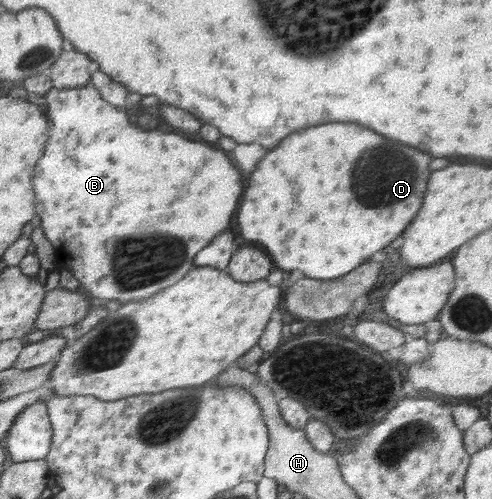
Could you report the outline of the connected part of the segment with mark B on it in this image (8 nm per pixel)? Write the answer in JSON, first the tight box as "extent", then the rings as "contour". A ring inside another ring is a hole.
{"extent":[34,83,244,304],"contour":[[[92,83],[86,87],[64,89],[59,89],[55,86],[44,96],[42,101],[45,104],[47,116],[50,116],[49,120],[52,122],[52,138],[50,138],[46,156],[42,158],[40,166],[36,166],[36,174],[34,174],[34,186],[36,186],[36,192],[38,192],[36,202],[40,206],[38,214],[44,220],[42,228],[44,228],[46,237],[56,249],[61,249],[62,255],[65,255],[64,258],[68,260],[68,268],[73,272],[75,278],[94,296],[103,299],[103,303],[119,299],[122,304],[136,302],[138,298],[148,300],[148,298],[156,296],[158,292],[178,284],[182,278],[186,278],[188,272],[192,272],[192,269],[194,269],[194,266],[192,266],[194,256],[204,246],[208,246],[208,242],[212,242],[220,232],[224,232],[228,228],[228,224],[230,224],[230,218],[232,218],[232,214],[234,214],[234,210],[238,206],[238,200],[240,200],[242,188],[244,188],[238,168],[234,168],[230,164],[228,156],[222,150],[214,150],[208,144],[186,140],[182,134],[176,134],[176,132],[172,132],[172,134],[166,134],[166,132],[160,132],[160,130],[146,132],[146,130],[138,128],[136,124],[130,124],[130,118],[125,108],[114,106],[103,97],[99,87],[94,86]]]}

